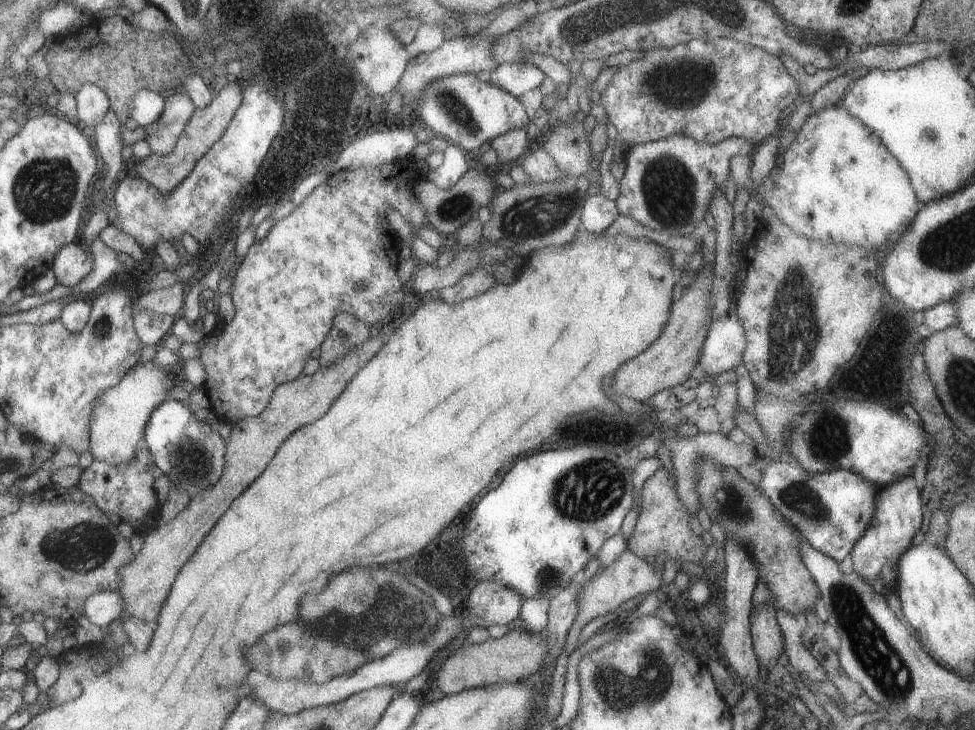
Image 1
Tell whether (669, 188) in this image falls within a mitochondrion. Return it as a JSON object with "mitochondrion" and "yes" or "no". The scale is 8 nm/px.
{"mitochondrion":"yes"}

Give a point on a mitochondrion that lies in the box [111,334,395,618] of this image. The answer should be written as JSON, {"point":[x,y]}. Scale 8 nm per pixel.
{"point":[192,459]}

